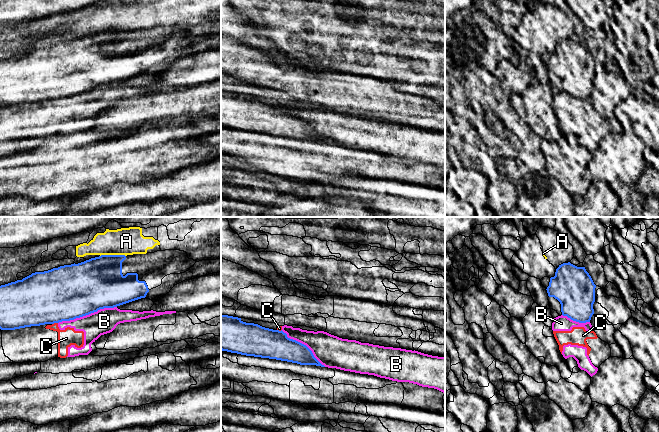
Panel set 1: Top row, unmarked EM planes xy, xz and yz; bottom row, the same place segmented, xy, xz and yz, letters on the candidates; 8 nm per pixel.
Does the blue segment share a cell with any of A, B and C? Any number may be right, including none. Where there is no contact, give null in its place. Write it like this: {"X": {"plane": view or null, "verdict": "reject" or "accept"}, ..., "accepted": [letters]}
{"A": {"plane": "xy", "verdict": "reject"}, "B": {"plane": "xy", "verdict": "reject"}, "C": {"plane": "xy", "verdict": "reject"}, "accepted": []}

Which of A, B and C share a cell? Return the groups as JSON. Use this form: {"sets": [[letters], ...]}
{"sets": [["A"], ["B", "C"]]}

